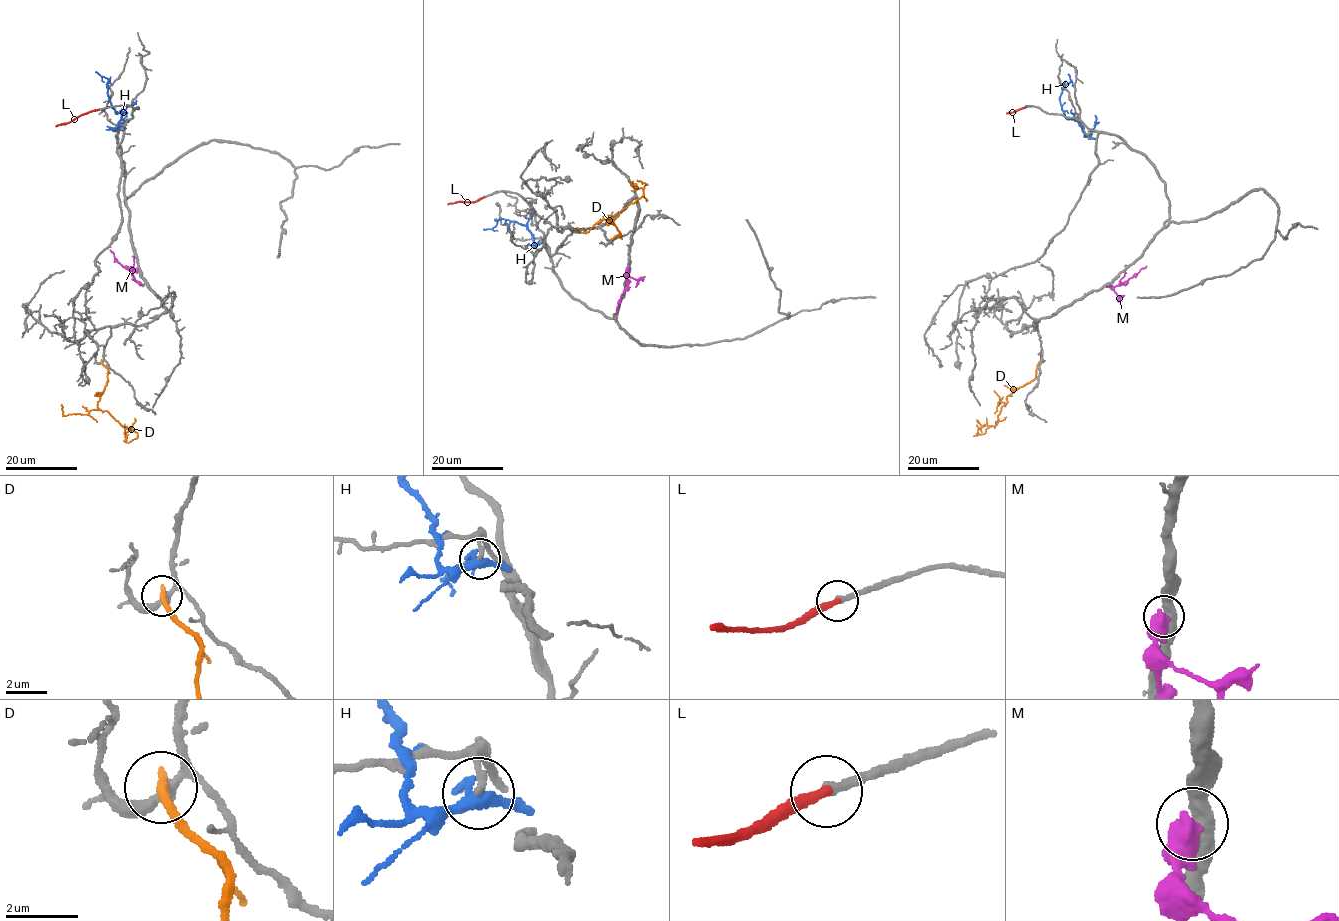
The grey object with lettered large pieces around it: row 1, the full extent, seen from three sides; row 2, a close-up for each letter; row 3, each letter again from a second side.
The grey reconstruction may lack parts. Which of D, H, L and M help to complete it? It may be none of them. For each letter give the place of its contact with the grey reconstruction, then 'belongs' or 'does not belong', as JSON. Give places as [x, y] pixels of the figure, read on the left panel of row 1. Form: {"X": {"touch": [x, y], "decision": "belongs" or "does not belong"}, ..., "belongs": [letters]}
{"D": {"touch": [101, 361], "decision": "does not belong"}, "H": {"touch": [121, 129], "decision": "does not belong"}, "L": {"touch": [99, 109], "decision": "belongs"}, "M": {"touch": [138, 268], "decision": "does not belong"}, "belongs": ["L"]}

